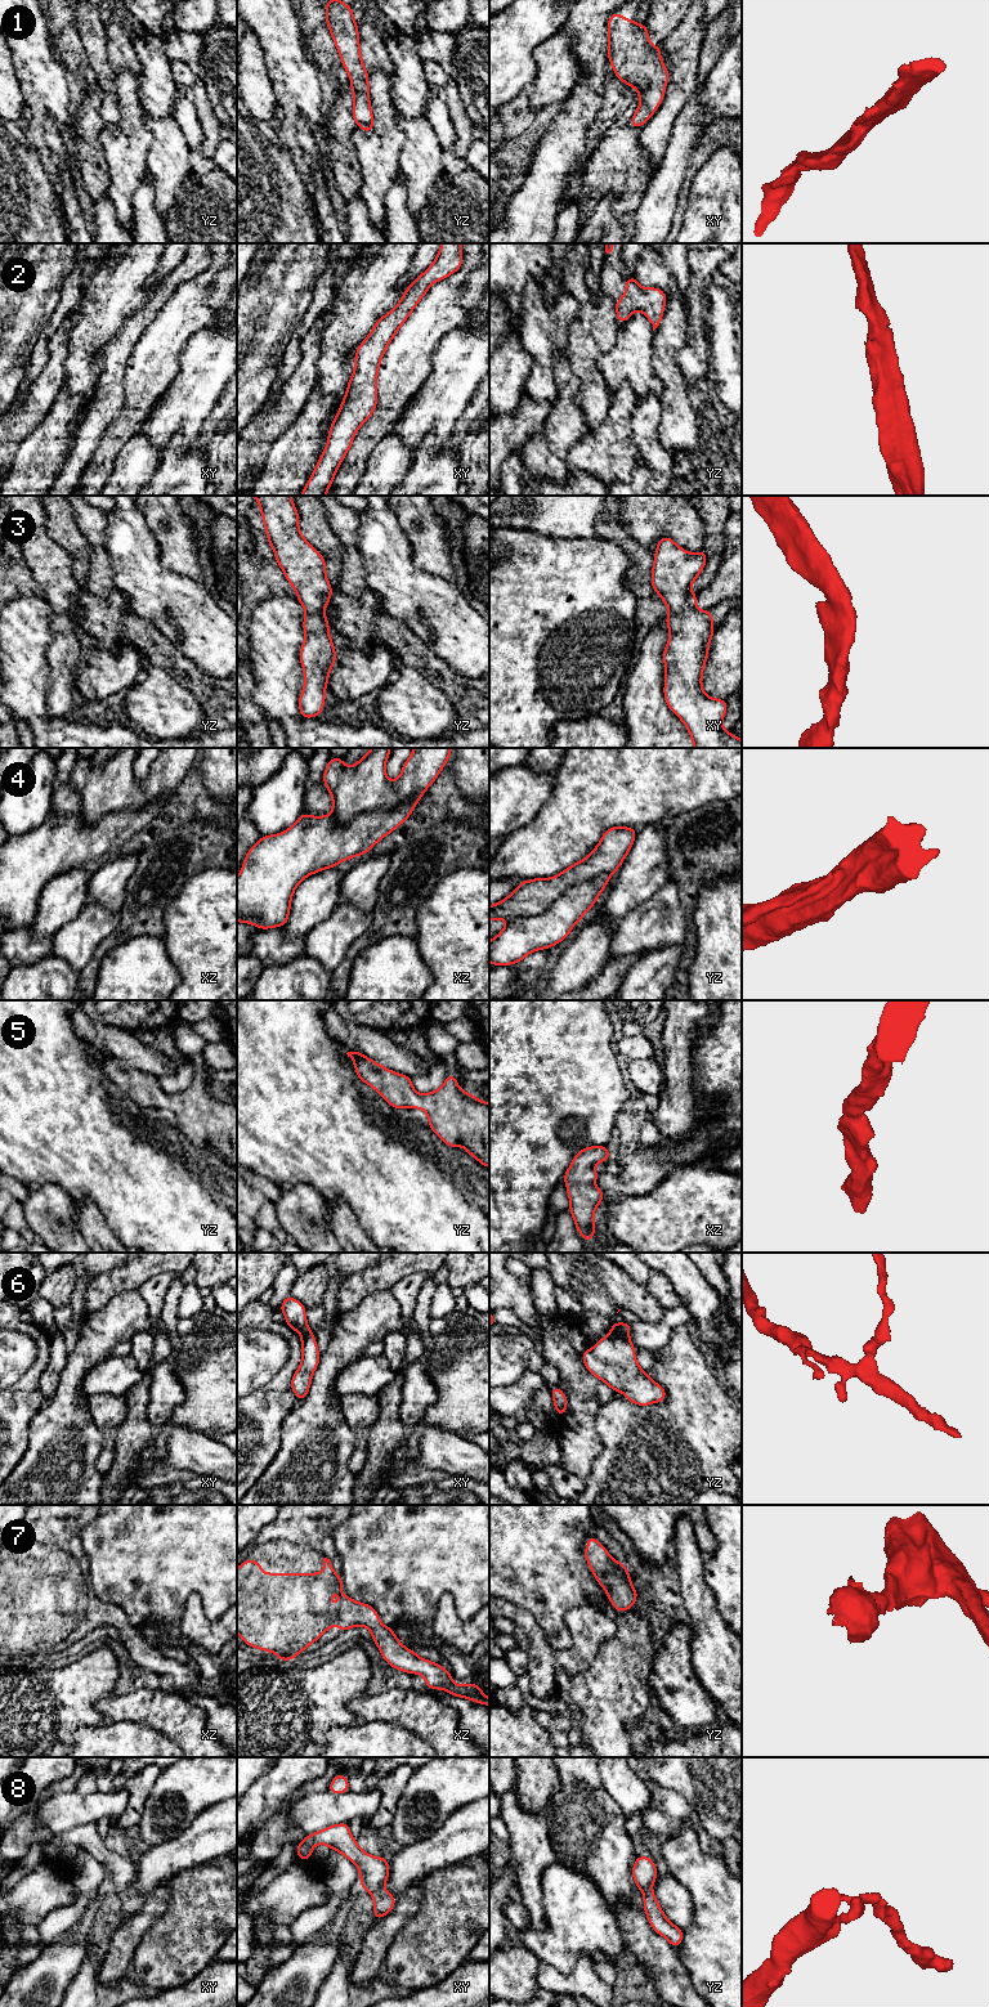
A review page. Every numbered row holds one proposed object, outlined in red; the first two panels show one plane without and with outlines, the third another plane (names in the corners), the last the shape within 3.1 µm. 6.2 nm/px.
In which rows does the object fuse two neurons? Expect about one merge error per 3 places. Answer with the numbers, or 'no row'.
4, 6

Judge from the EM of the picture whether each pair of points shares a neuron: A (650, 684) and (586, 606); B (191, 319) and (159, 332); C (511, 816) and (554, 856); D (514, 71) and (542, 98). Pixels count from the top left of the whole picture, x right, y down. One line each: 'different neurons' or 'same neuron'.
A: different neurons
B: same neuron
C: different neurons
D: different neurons

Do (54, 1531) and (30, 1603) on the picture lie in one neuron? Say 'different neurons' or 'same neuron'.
same neuron

